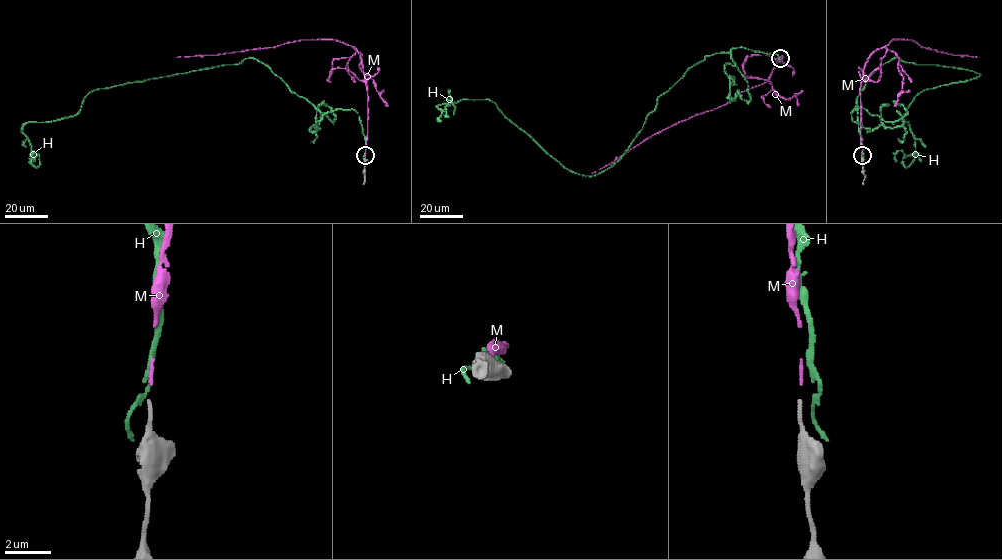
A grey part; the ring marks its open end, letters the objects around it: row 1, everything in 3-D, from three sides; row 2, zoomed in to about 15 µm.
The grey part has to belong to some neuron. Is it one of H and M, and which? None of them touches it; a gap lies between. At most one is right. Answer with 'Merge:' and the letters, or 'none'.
Merge: M

